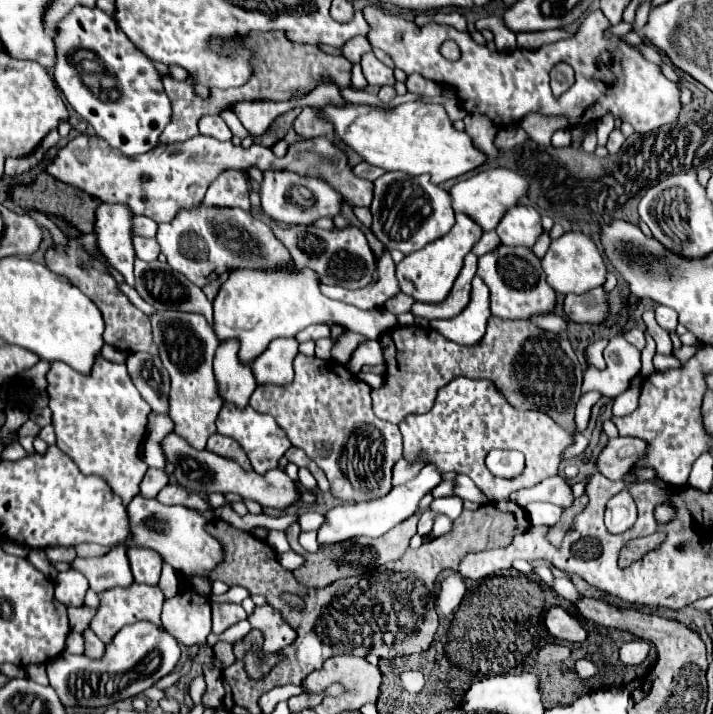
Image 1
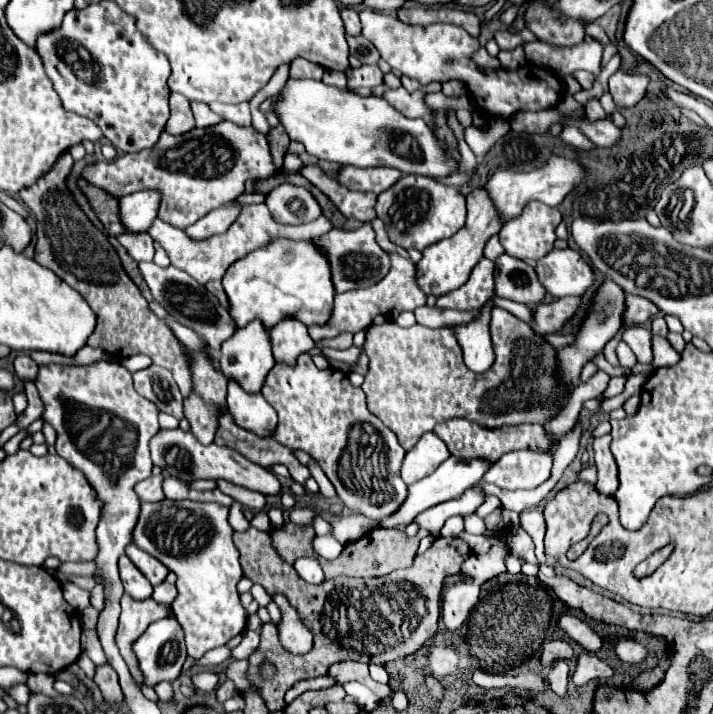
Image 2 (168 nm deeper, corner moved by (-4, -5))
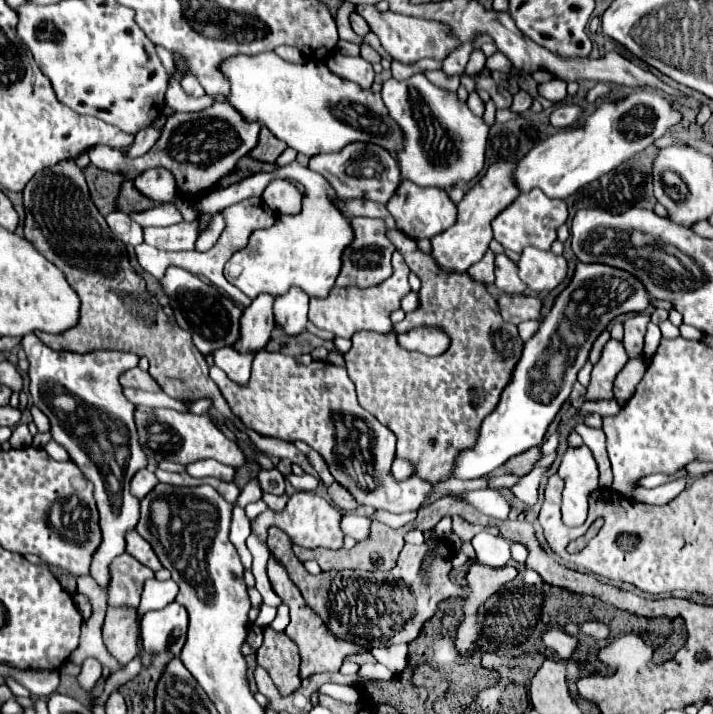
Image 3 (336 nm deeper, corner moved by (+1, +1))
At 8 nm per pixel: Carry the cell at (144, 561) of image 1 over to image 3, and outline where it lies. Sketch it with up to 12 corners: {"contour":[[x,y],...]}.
{"contour":[[137,530],[125,534],[127,552],[151,570],[161,562]]}

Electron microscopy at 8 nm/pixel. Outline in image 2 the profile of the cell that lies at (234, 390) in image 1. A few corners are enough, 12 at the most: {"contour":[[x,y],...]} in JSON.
{"contour":[[258,320],[222,344],[220,370],[248,394],[274,366]]}

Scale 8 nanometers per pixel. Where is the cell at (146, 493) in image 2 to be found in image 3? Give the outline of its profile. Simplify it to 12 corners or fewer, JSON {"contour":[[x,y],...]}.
{"contour":[[143,468],[131,480],[131,494],[145,498],[157,476]]}

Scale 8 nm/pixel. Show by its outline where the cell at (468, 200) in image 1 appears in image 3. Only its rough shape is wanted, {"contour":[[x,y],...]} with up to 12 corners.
{"contour":[[655,90],[601,100],[517,164],[521,192],[567,198],[683,114]]}

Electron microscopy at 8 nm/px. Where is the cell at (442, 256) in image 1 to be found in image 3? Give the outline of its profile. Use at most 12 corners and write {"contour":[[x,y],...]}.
{"contour":[[515,162],[491,164],[431,238],[443,270],[467,272],[493,240],[491,220],[519,196]]}

